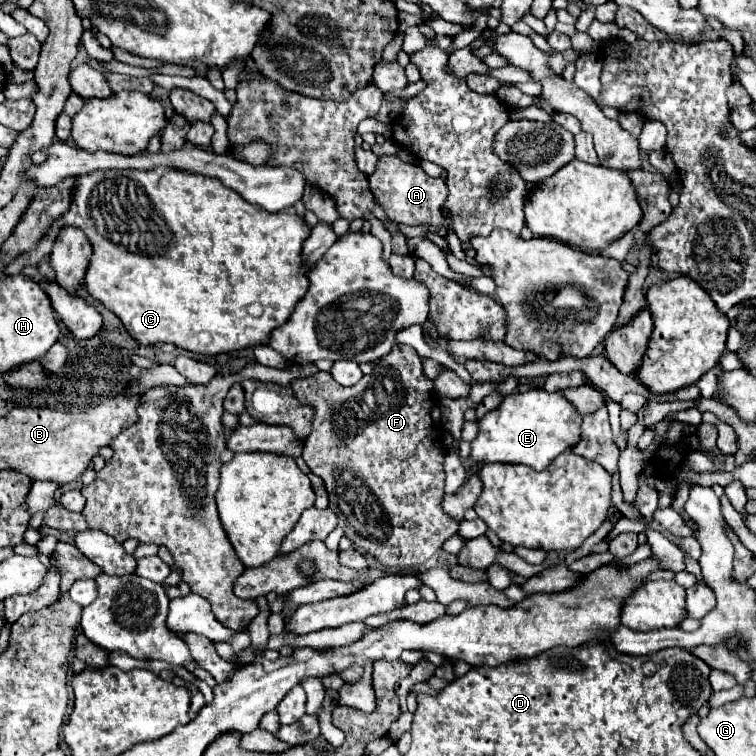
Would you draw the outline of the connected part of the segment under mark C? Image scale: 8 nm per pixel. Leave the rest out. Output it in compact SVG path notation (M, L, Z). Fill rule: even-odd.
M154 168L154 170L146 170L146 172L144 170L106 170L106 172L92 172L90 176L80 176L74 190L72 190L72 202L70 202L68 212L52 222L52 226L40 238L40 242L36 244L34 250L22 252L12 262L8 262L4 266L4 274L14 276L22 270L24 264L38 264L44 256L48 256L52 252L58 230L62 226L78 226L80 230L84 230L84 234L88 236L88 240L94 248L94 254L92 254L92 260L88 266L88 280L86 280L88 292L94 298L98 298L108 310L112 310L122 320L128 334L144 346L170 342L170 344L174 344L182 350L194 352L194 354L214 356L214 354L226 354L226 352L256 348L258 344L268 344L270 332L274 328L282 326L290 318L290 314L294 312L296 304L304 298L308 284L310 284L308 282L308 268L302 262L302 242L306 240L306 236L310 236L310 226L306 226L306 220L294 208L282 210L278 214L270 214L270 212L262 210L260 206L248 204L240 194L226 188L220 180L208 178L202 174L190 174L190 172L174 170L174 168Z

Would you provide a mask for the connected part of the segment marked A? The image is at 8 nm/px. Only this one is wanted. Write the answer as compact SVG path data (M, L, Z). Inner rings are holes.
M382 156L378 160L374 174L368 176L368 182L370 182L372 194L376 194L380 206L384 208L386 216L392 222L402 222L402 224L410 224L410 226L424 224L430 228L430 232L436 232L438 226L444 226L448 232L452 230L444 222L442 212L440 212L440 208L448 196L446 182L442 178L430 178L422 168L406 164L398 156Z

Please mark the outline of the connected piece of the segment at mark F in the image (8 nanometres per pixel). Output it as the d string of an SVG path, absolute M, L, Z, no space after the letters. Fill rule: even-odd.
M400 342L378 362L372 374L364 375L354 386L341 386L328 372L292 382L294 396L302 404L312 404L316 410L302 458L312 474L324 480L330 500L328 508L338 516L338 526L360 550L372 554L386 570L424 564L442 548L442 542L458 530L458 522L440 508L444 498L444 428L440 404L430 398L432 388L434 382L424 376L416 350Z

